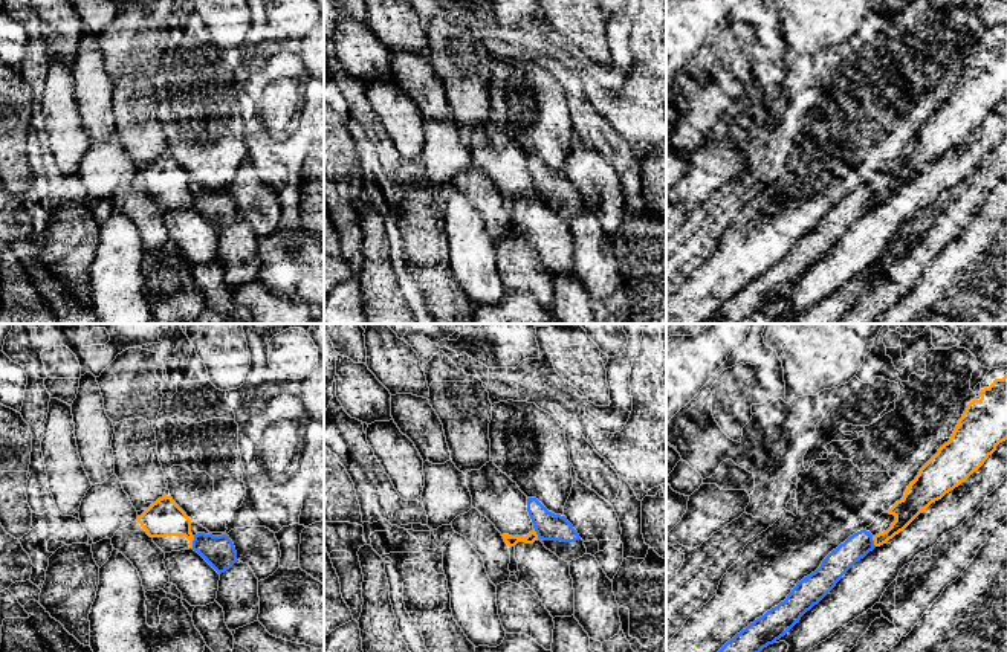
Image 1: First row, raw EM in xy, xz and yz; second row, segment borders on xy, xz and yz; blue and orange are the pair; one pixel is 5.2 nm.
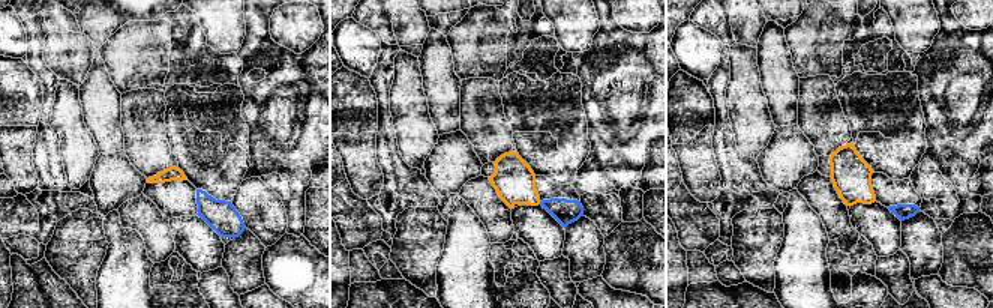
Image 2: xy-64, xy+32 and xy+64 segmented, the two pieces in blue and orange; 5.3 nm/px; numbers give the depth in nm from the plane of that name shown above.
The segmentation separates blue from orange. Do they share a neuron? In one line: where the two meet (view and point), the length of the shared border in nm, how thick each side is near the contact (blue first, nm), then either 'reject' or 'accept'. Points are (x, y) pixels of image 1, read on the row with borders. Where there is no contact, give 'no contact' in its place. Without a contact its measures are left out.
xy (193, 542) | 70 nm | 170/190 nm | reject

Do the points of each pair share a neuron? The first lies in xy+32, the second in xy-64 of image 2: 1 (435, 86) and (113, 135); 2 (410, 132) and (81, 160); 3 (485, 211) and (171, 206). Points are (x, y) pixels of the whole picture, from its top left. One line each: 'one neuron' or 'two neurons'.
1: one neuron
2: one neuron
3: two neurons

